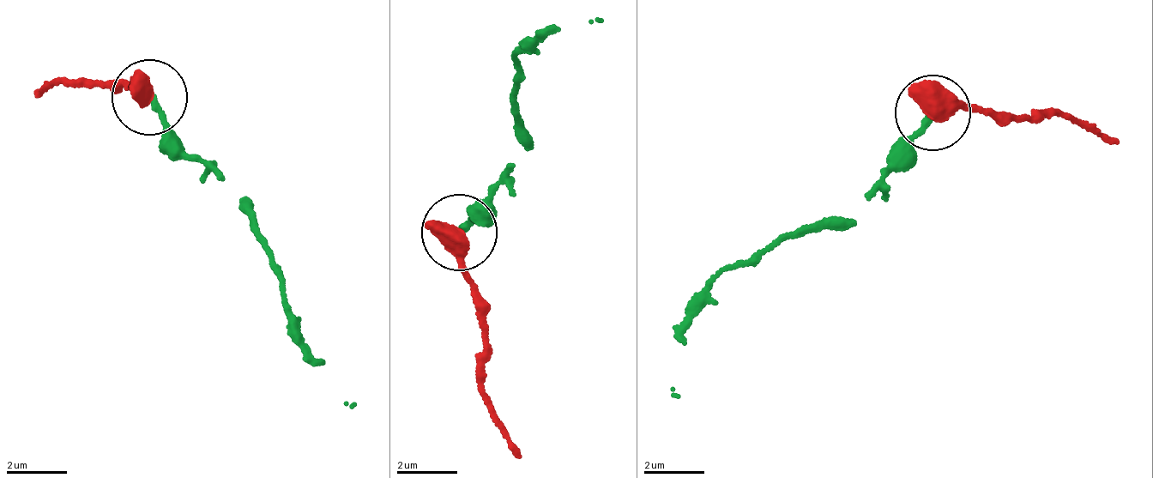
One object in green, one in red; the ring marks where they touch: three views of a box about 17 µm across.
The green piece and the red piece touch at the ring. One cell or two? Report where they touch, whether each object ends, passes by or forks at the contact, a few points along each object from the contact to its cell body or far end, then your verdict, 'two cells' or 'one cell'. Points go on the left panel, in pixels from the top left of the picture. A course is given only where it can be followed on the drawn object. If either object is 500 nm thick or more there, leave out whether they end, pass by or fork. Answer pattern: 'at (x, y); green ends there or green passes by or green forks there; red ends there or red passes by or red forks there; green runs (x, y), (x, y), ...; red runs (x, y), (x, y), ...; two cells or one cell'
at (149, 97); green runs (153, 100), (179, 145), (242, 197), (311, 358), (356, 404); red runs (149, 97), (122, 78), (55, 77), (38, 93); one cell

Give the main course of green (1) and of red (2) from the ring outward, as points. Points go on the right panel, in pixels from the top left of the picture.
1: (929, 116), (891, 154), (851, 218), (723, 270), (679, 331), (681, 398)
2: (935, 114), (990, 108), (1063, 110), (1115, 142)

